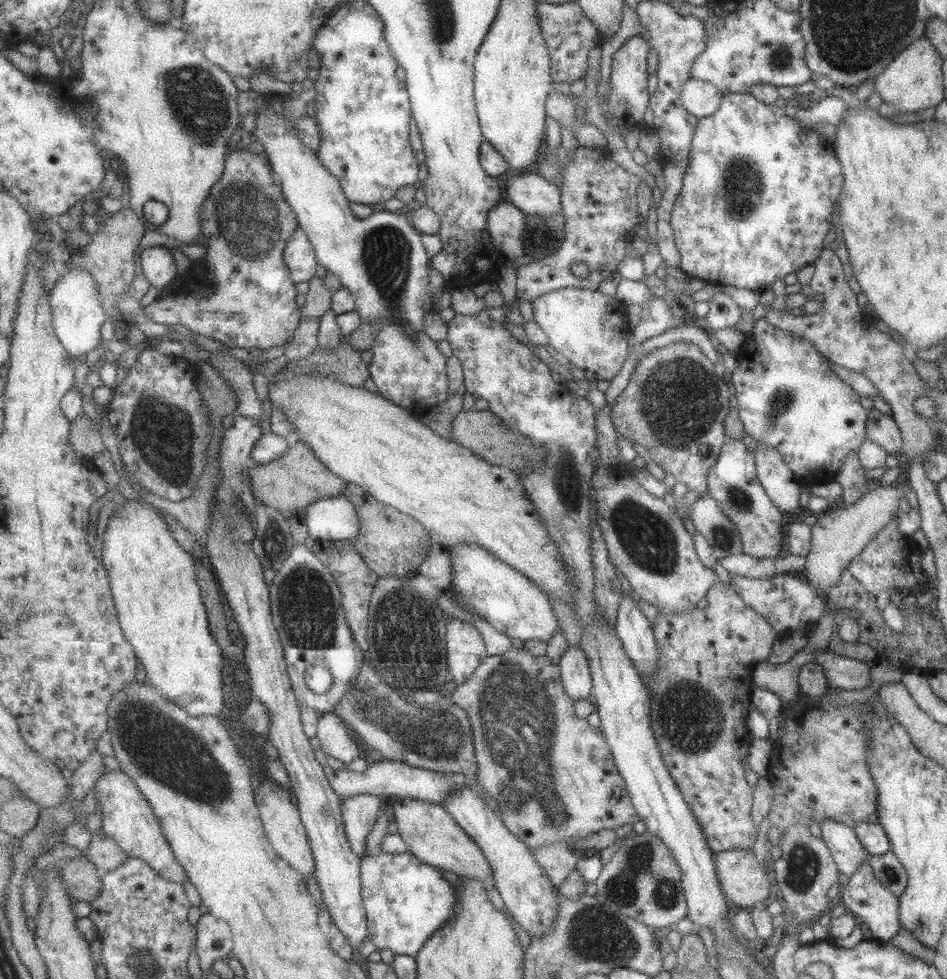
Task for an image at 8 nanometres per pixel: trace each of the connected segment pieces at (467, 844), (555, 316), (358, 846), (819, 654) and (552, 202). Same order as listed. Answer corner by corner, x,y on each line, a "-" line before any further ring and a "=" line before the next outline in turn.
400,797
394,804
394,810
399,832
410,844
412,853
432,866
452,871
462,879
476,878
488,887
494,886
494,867
486,851
443,804
=
562,288
544,294
534,300
535,321
538,322
550,336
553,347
565,355
573,364
585,371
586,378
596,384
599,380
612,380
624,365
628,356
628,324
624,312
620,310
620,302
616,296
604,295
602,292
590,289
=
360,794
350,798
342,798
344,808
344,822
348,826
348,838
352,842
354,852
362,858
368,855
368,838
374,832
380,812
382,801
377,795
=
830,649
815,650
815,660
825,671
829,687
852,691
872,684
871,664
837,655
=
531,171
516,172
507,189
512,203
528,215
557,216
565,210
561,186

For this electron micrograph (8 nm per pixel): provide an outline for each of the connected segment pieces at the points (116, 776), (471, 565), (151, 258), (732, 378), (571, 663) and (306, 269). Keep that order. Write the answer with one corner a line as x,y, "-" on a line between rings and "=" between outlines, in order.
120,769
106,772
100,779
96,795
98,802
101,801
104,831
114,837
131,857
146,859
164,878
184,884
188,880
188,872
176,857
154,805
146,798
134,778
=
458,544
448,550
454,560
452,591
460,593
464,601
474,605
478,614
488,619
498,630
513,639
542,640
548,643
558,634
560,620
552,600
546,590
541,590
532,578
478,544
=
156,246
146,249
143,253
144,270
152,286
168,288
174,282
178,272
178,262
172,247
=
764,319
755,322
736,355
738,366
728,374
728,380
739,404
745,432
756,442
774,447
801,486
812,487
835,480
844,460
852,452
857,452
865,439
868,410
860,404
860,394
836,376
828,358
816,350
812,342
774,328
=
572,647
561,663
563,680
568,694
577,702
592,699
590,662
586,650
=
297,228
294,239
286,250
286,260
297,283
311,281
320,268
318,255
305,228

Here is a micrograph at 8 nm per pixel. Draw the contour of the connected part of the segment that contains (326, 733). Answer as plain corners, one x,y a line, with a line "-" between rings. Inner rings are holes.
336,713
325,714
317,737
322,742
322,748
327,754
345,764
352,763
362,756
358,738
354,738
350,734
348,726
344,724
344,719

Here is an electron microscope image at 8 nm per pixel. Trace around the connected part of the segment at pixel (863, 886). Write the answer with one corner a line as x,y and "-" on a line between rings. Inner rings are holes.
862,860
862,866
852,876
844,880
839,902
861,921
865,929
872,931
876,940
892,941
901,929
899,897
892,894
885,886
882,886
882,883
874,874
870,862

